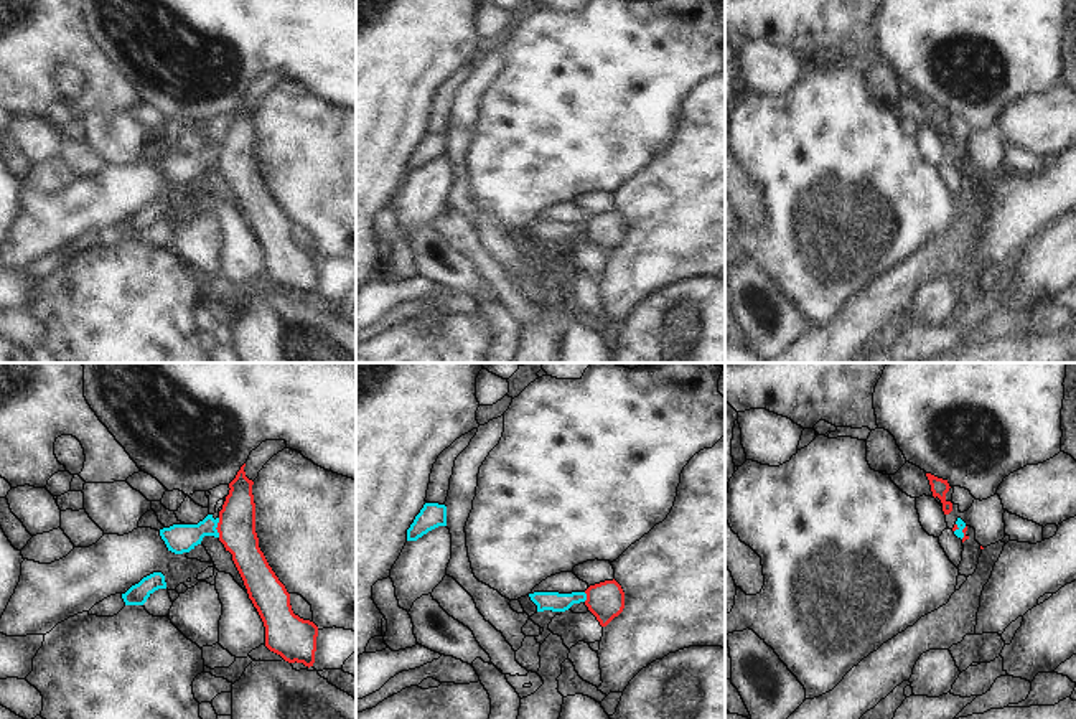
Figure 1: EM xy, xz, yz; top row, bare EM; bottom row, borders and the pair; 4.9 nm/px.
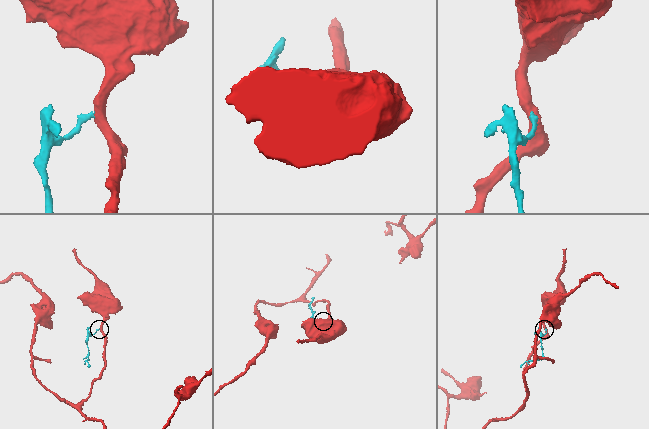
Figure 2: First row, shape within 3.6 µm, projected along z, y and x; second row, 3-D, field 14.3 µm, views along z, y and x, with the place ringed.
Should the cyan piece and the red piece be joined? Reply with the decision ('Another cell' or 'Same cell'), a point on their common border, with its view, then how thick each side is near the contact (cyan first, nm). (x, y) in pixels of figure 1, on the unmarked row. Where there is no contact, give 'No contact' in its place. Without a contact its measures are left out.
Another cell. Touches cyan at xy (216, 157). Thickness 140 nm (cyan) against 180 nm

